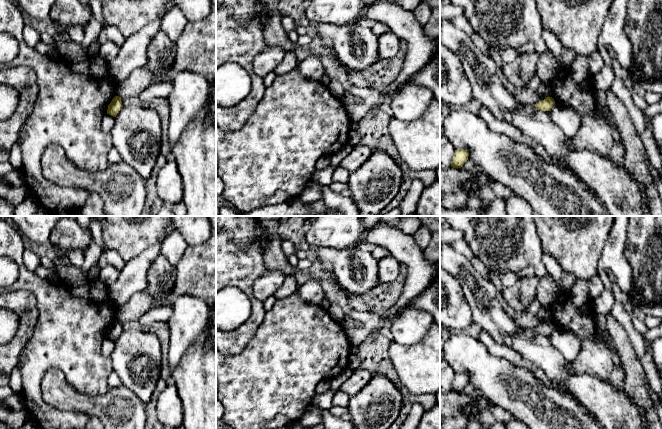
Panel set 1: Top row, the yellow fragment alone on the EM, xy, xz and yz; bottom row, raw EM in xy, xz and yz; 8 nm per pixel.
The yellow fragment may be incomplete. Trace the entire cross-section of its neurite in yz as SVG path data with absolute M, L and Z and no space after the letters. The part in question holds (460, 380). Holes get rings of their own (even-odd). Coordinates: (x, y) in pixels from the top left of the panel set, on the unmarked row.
M457 373L455 374L451 391L453 392L461 392L462 389L468 384L469 376L464 373Z

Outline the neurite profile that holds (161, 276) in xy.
M164 256L157 257L150 265L147 288L144 292L155 297L171 294L175 282L176 269Z

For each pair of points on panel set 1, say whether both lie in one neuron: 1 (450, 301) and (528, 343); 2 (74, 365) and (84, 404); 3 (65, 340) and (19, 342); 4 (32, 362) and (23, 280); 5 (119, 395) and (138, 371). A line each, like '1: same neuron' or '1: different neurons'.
1: different neurons
2: different neurons
3: different neurons
4: same neuron
5: different neurons

